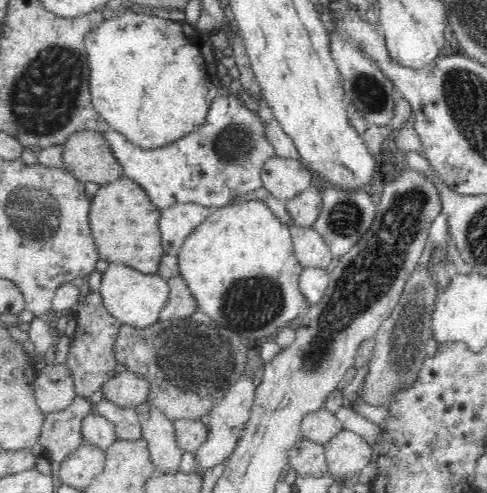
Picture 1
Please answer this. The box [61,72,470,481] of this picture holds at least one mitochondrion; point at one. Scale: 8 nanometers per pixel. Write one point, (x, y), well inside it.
(364, 277)

